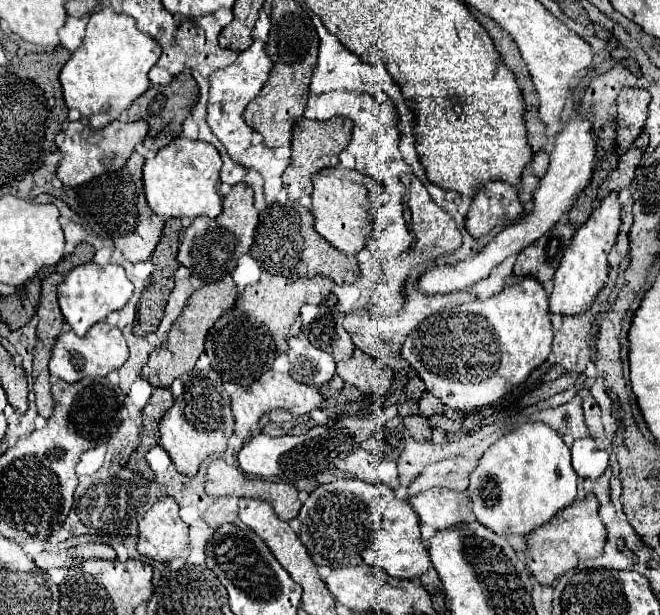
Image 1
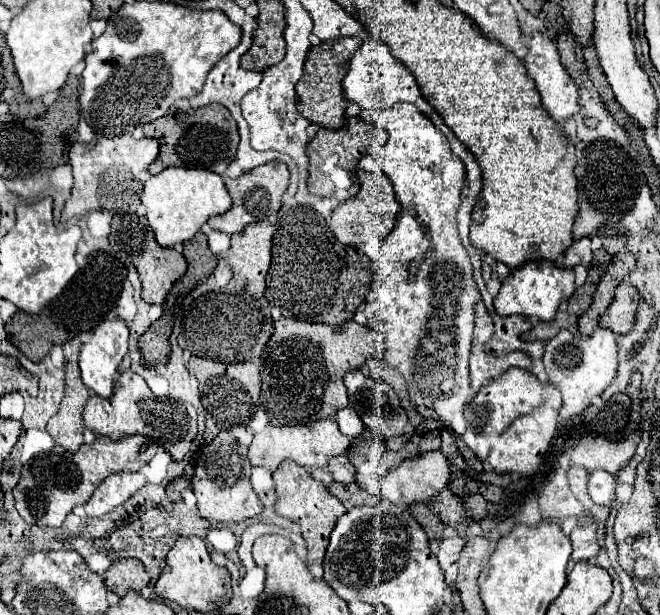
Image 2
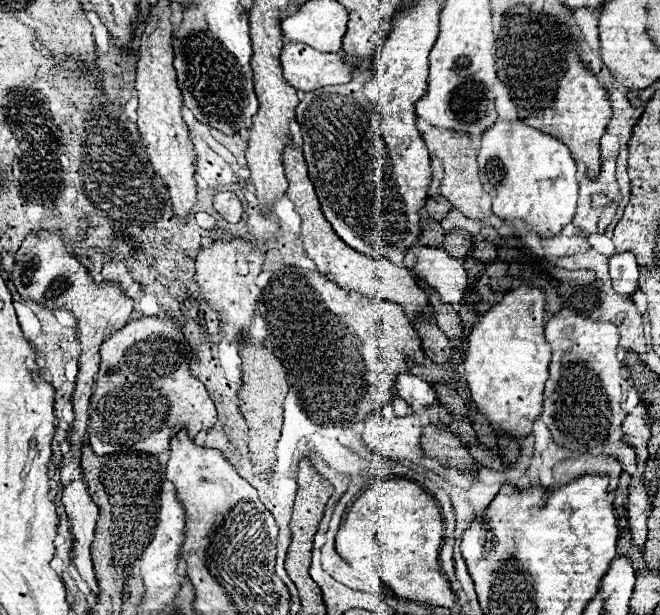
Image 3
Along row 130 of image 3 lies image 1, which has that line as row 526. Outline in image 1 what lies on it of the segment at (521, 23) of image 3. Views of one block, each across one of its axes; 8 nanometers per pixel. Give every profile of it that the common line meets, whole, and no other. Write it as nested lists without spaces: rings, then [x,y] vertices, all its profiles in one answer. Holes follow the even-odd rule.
[[[586,494],[586,498],[572,502],[566,510],[558,512],[552,522],[536,528],[526,538],[526,556],[528,556],[528,570],[542,586],[550,586],[568,570],[576,568],[580,560],[596,558],[602,554],[606,544],[606,528],[598,516],[598,502],[596,496]]]

